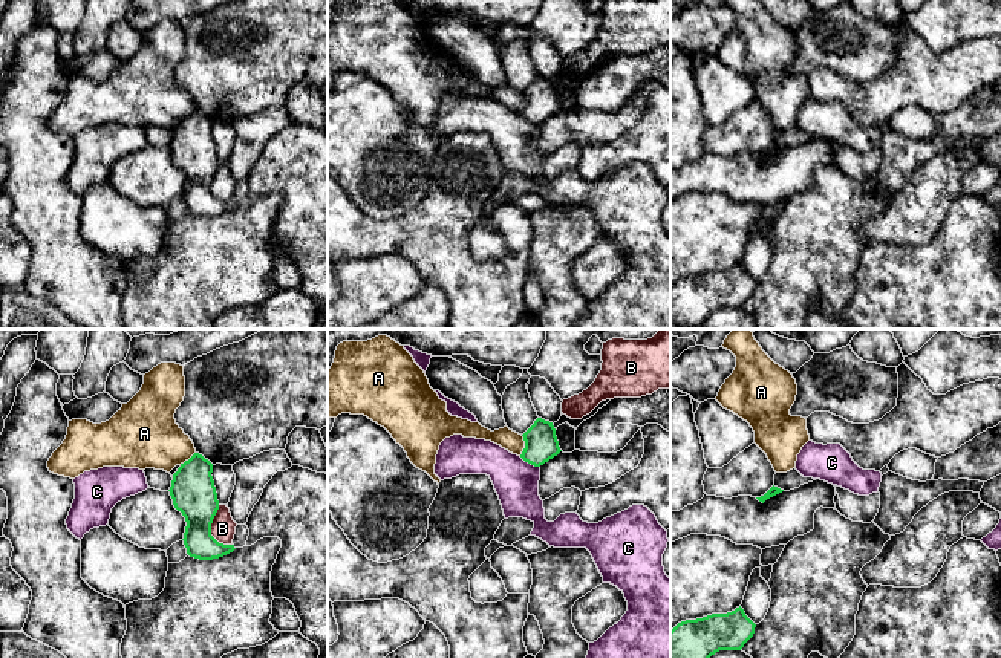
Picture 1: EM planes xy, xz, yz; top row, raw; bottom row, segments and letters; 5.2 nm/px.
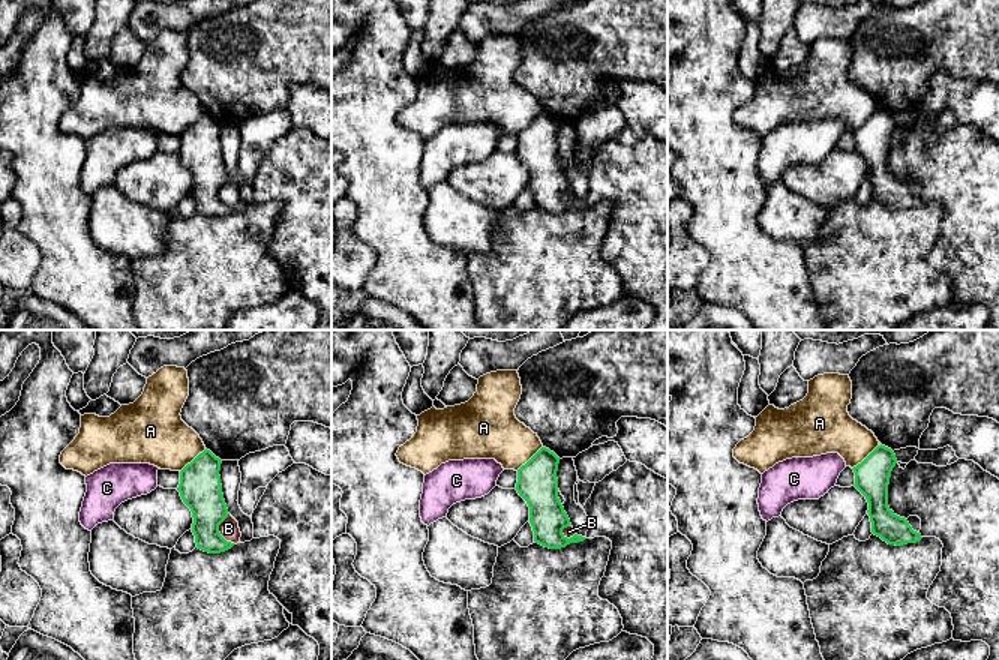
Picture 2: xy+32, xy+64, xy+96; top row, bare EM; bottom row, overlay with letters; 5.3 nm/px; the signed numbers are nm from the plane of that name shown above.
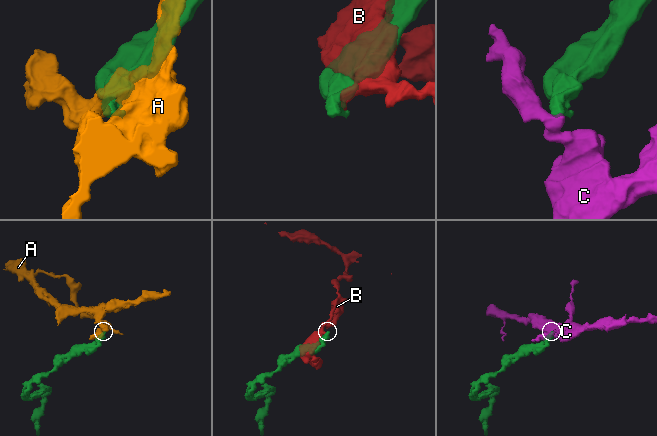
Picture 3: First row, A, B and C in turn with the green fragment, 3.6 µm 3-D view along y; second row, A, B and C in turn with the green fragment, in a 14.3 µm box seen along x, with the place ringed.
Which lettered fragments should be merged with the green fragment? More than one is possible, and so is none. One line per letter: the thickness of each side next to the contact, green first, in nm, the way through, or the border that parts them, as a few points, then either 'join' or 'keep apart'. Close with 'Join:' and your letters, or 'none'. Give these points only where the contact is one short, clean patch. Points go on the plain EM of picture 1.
A: calibres 180 and 110 nm; border xz (522, 92), (524, 107), (519, 112); keep apart
B: calibres 240 and 130 nm; keep apart
C: calibres 180 and 240 nm; border xz (519, 114), (539, 124); keep apart
Join: none

